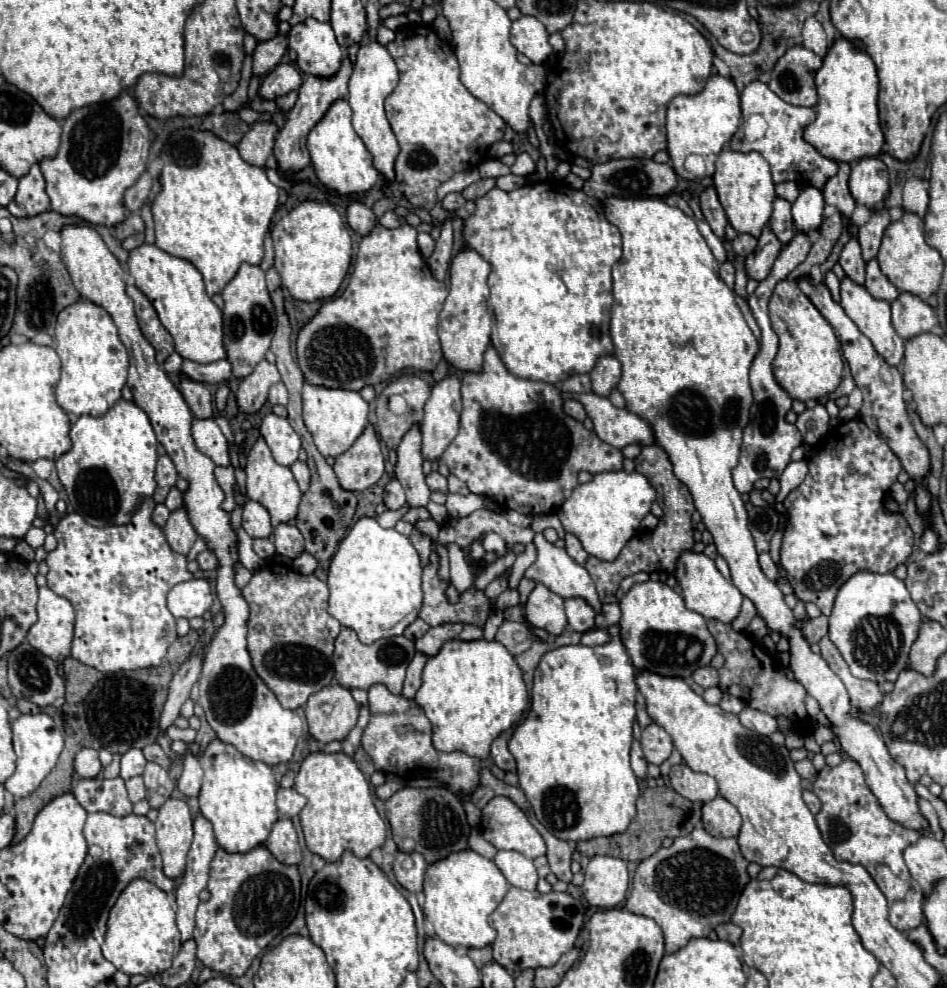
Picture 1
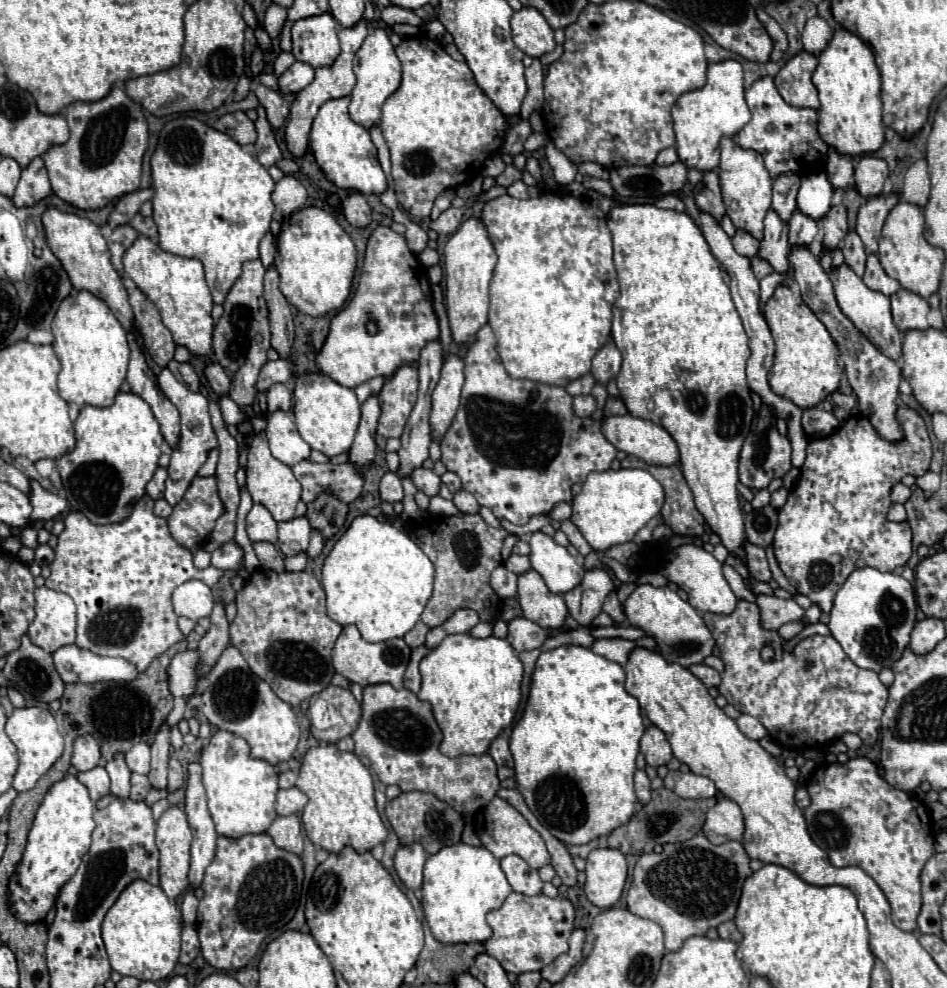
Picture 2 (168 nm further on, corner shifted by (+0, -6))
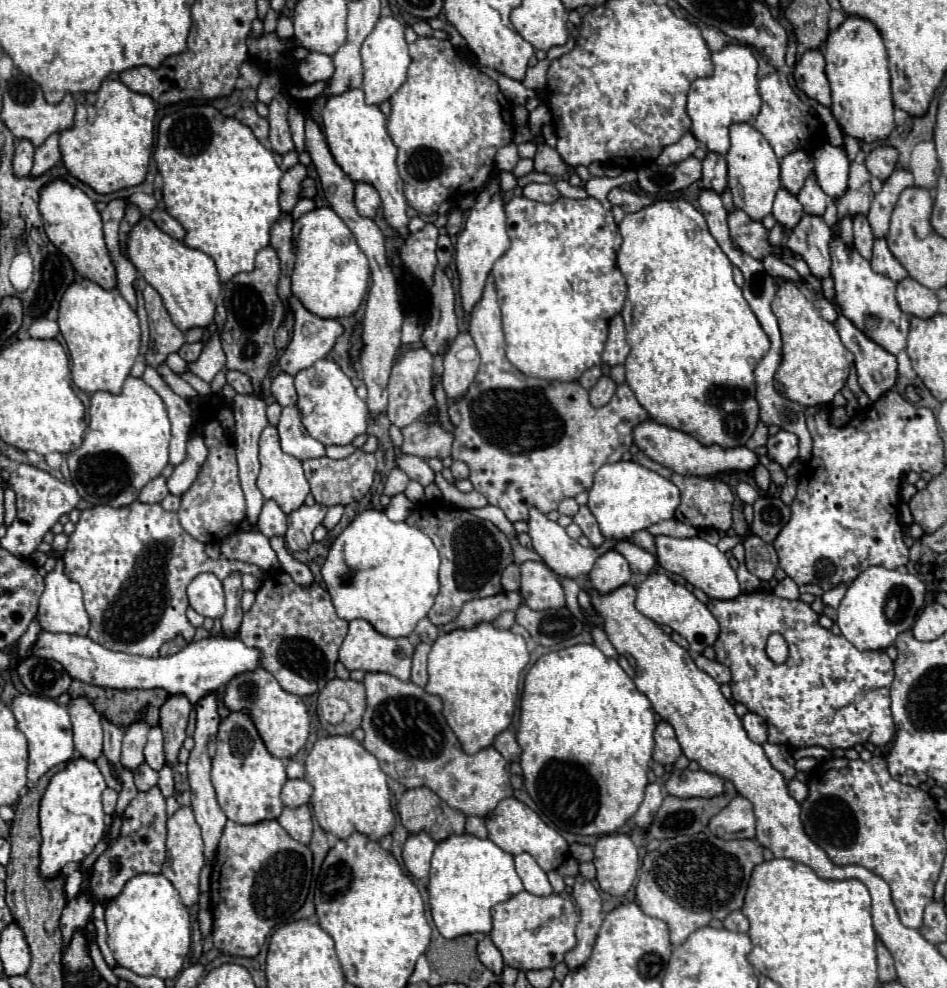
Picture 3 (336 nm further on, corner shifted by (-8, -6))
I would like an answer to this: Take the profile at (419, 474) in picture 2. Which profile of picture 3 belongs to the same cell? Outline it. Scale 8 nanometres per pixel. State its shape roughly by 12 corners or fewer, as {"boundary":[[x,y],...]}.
{"boundary":[[400,455],[398,467],[420,485],[434,483],[426,459]]}

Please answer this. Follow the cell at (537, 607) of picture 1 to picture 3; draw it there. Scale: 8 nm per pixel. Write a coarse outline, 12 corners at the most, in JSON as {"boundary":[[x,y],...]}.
{"boundary":[[542,561],[520,565],[530,609],[564,607],[560,579]]}

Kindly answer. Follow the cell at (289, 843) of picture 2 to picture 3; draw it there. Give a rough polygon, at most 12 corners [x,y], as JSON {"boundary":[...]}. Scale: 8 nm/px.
{"boundary":[[284,807],[278,823],[304,845],[312,839],[310,807]]}

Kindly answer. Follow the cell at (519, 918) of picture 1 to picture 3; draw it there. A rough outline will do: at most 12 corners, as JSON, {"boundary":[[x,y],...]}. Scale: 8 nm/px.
{"boundary":[[520,891],[494,905],[490,939],[514,969],[576,945],[578,909]]}

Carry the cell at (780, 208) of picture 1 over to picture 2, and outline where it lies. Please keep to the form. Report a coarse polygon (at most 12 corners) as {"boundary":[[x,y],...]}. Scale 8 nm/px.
{"boundary":[[778,175],[772,209],[788,221],[796,209],[800,175]]}

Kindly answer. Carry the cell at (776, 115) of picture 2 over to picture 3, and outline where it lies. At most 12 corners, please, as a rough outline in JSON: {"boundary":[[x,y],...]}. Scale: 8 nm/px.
{"boundary":[[784,73],[758,83],[762,109],[752,125],[778,161],[824,145],[816,109]]}

